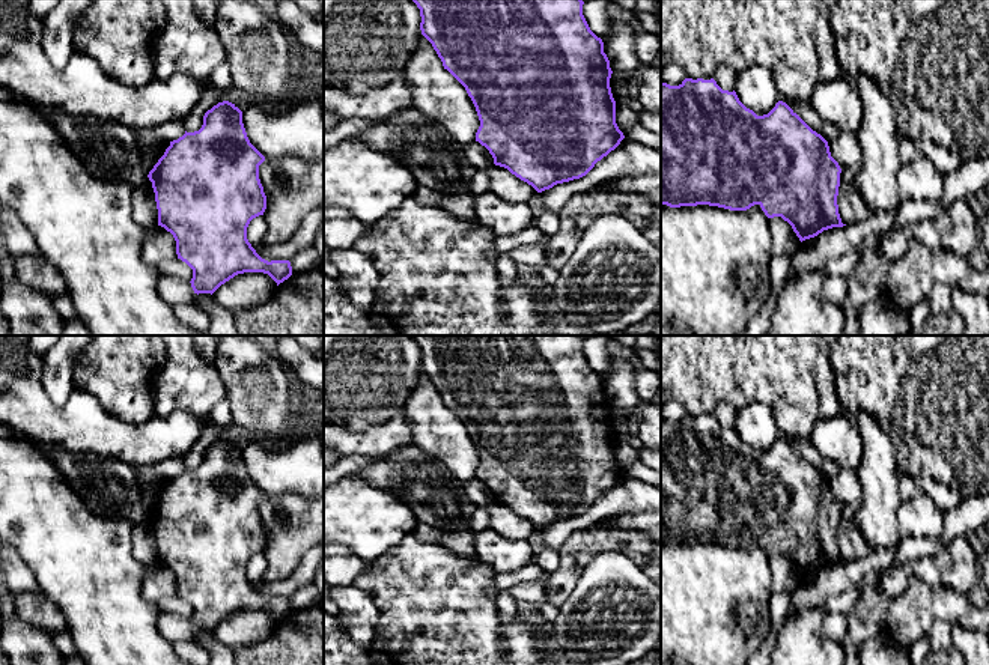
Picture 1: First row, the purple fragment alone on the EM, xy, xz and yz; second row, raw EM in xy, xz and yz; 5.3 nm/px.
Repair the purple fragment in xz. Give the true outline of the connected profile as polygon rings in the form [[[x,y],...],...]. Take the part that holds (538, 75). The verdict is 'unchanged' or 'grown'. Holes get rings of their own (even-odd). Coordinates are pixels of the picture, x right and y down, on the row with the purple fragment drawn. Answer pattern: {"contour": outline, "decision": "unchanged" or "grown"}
{"contour": [[[412,0],[420,9],[421,35],[432,44],[438,57],[467,90],[471,98],[480,126],[476,141],[485,146],[494,158],[494,164],[507,169],[512,175],[531,185],[537,193],[552,188],[557,184],[569,182],[586,176],[598,161],[614,150],[625,138],[616,123],[616,101],[611,93],[611,68],[604,42],[589,27],[583,15],[583,0]]], "decision": "unchanged"}

